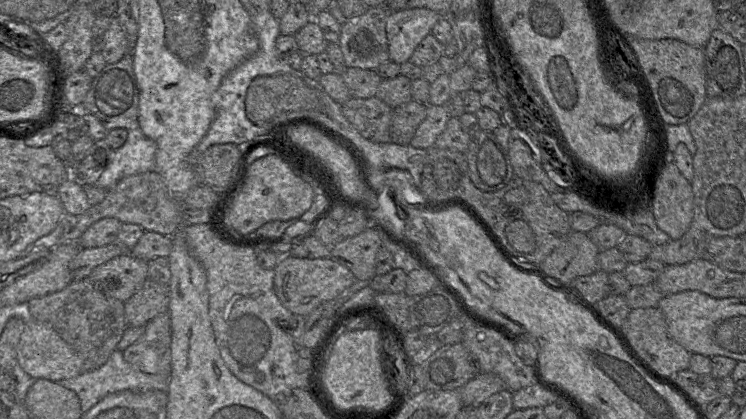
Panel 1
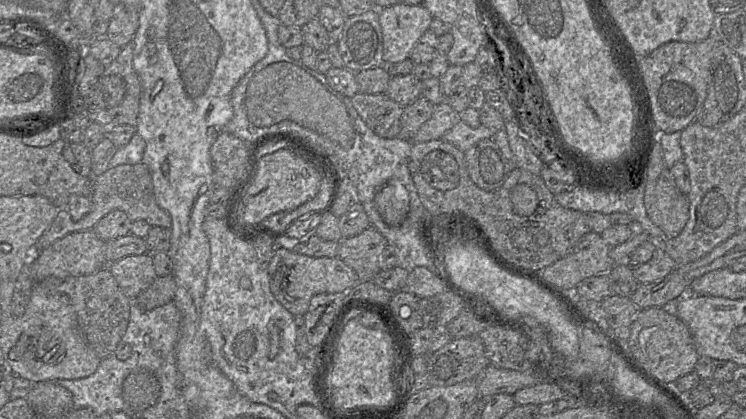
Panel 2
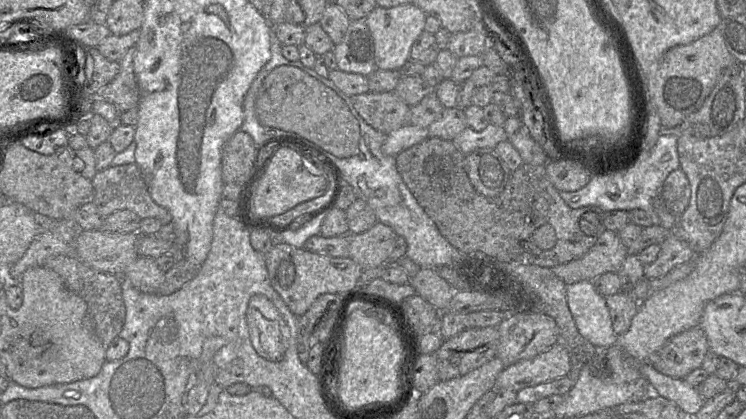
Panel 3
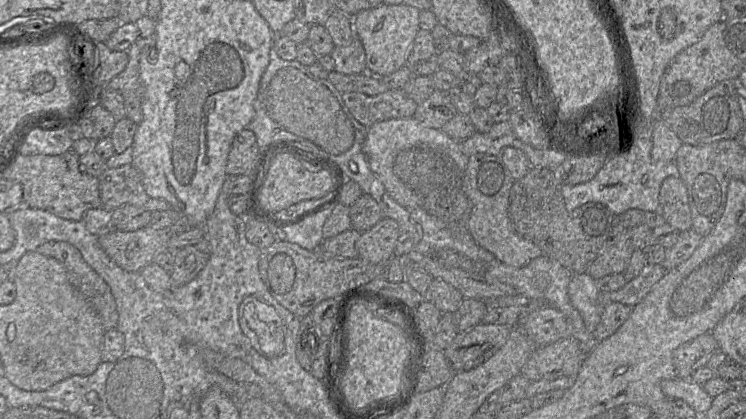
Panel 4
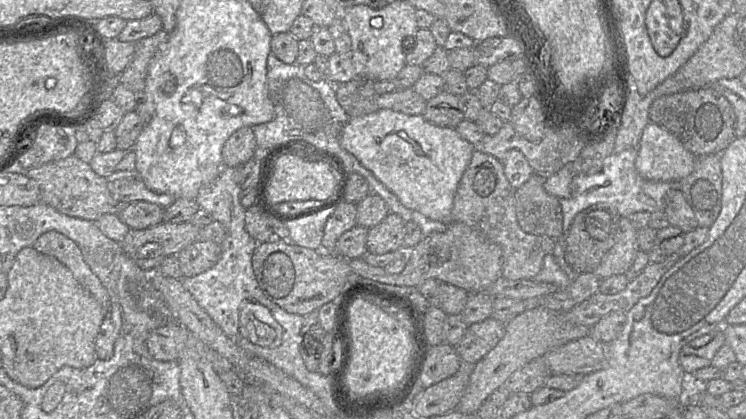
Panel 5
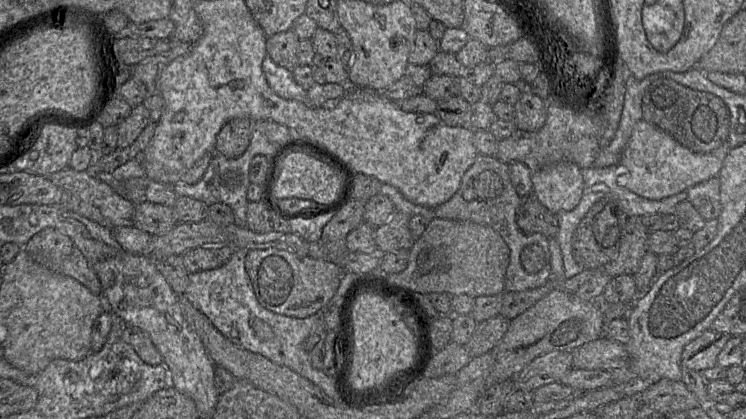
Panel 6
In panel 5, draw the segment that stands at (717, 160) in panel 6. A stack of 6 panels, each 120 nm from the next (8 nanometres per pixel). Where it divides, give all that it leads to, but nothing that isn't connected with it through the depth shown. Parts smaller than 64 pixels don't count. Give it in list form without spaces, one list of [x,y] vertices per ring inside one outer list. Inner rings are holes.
[[[649,122],[638,143],[635,168],[647,180],[680,181],[694,170],[695,158],[672,133]]]

